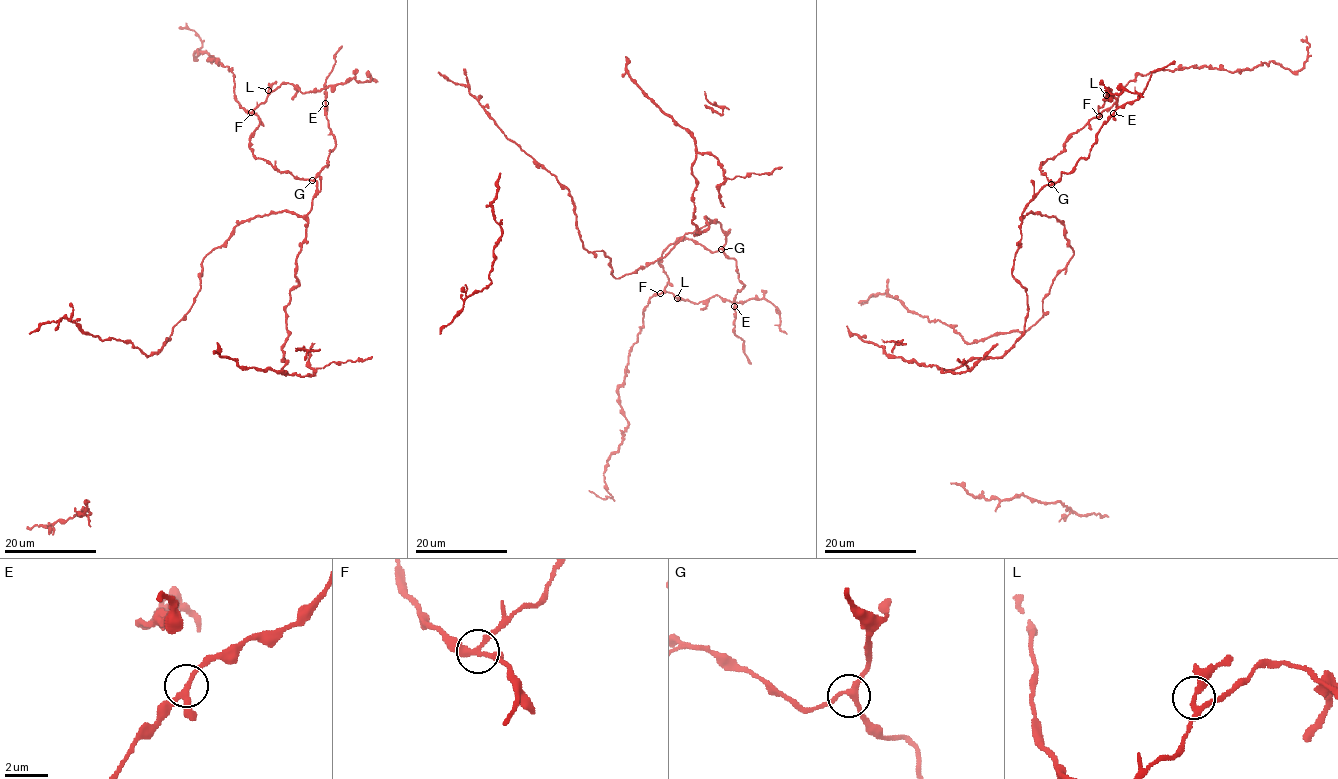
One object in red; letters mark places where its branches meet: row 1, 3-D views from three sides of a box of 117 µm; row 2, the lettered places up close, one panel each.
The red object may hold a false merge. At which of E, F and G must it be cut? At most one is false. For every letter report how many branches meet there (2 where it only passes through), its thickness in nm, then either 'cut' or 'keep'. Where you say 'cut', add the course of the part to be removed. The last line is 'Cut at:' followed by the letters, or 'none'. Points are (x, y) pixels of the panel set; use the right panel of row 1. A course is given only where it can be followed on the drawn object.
E: branches 3; calibre 220 nm; keep
F: branches 3; calibre 240 nm; cut; course (1099, 116), (1099, 108), (1112, 90), (1104, 99), (1111, 96), (1108, 90), (1110, 94), (1124, 90), (1144, 97)
G: branches 3; calibre 220 nm; keep
Cut at: F

